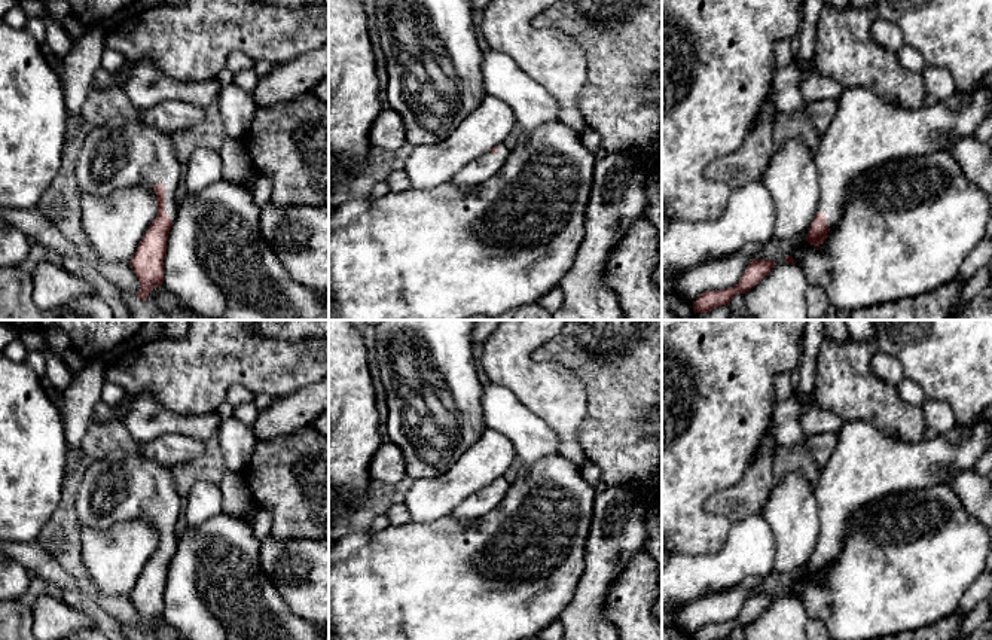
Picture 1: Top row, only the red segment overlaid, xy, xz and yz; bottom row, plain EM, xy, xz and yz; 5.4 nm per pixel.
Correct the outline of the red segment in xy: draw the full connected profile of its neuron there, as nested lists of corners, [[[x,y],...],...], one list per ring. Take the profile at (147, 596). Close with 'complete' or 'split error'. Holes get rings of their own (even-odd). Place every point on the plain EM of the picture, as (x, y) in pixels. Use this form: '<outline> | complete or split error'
[[[119,449],[94,460],[76,496],[80,527],[106,530],[128,519],[144,519],[156,527],[158,548],[129,594],[143,634],[164,613],[164,588],[177,549],[175,525],[183,506],[184,497],[177,490],[171,467],[140,451]]] | split error

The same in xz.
[[[506,478],[492,481],[488,487],[468,496],[463,503],[460,503],[454,509],[452,518],[460,522],[468,522],[488,515],[506,497],[510,484],[512,482]]] | split error

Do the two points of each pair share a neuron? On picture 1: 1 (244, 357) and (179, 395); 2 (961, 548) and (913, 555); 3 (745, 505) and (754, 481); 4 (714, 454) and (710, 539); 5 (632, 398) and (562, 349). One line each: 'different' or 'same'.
1: same
2: same
3: same
4: same
5: same

